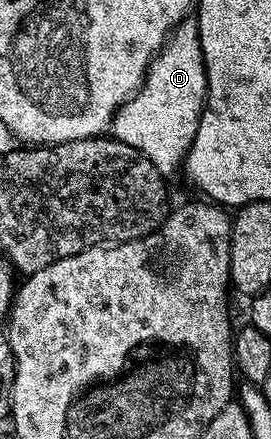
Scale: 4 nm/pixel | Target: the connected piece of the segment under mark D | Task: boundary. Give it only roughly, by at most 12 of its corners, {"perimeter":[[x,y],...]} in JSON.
{"perimeter":[[187,16],[114,138],[165,177],[182,168],[207,98],[198,20]]}

